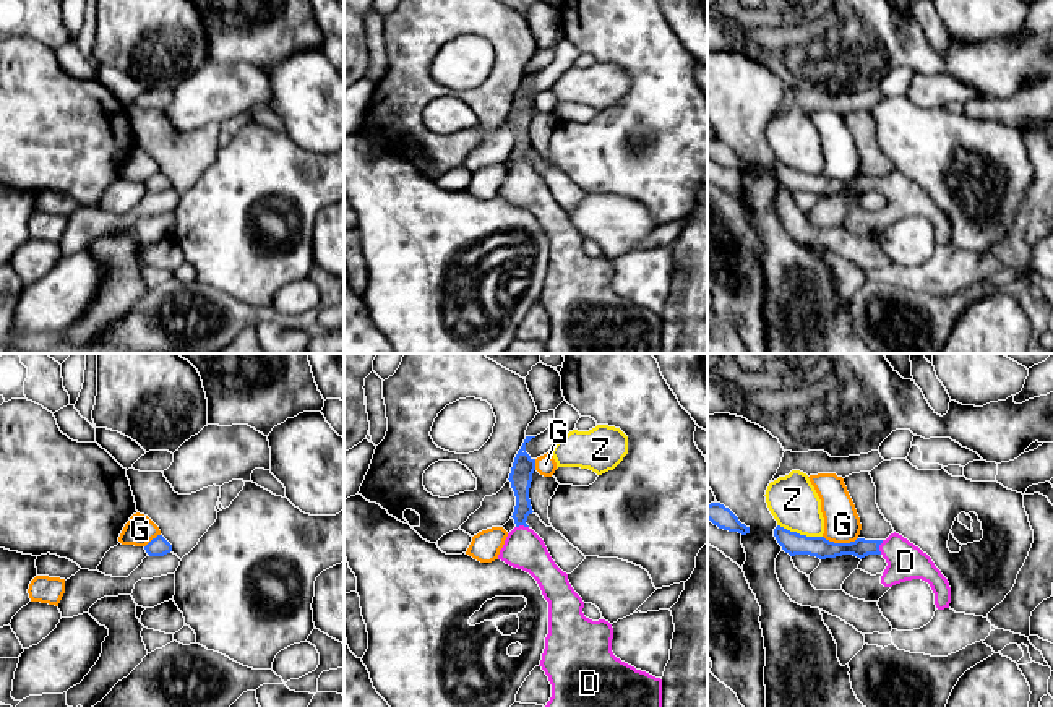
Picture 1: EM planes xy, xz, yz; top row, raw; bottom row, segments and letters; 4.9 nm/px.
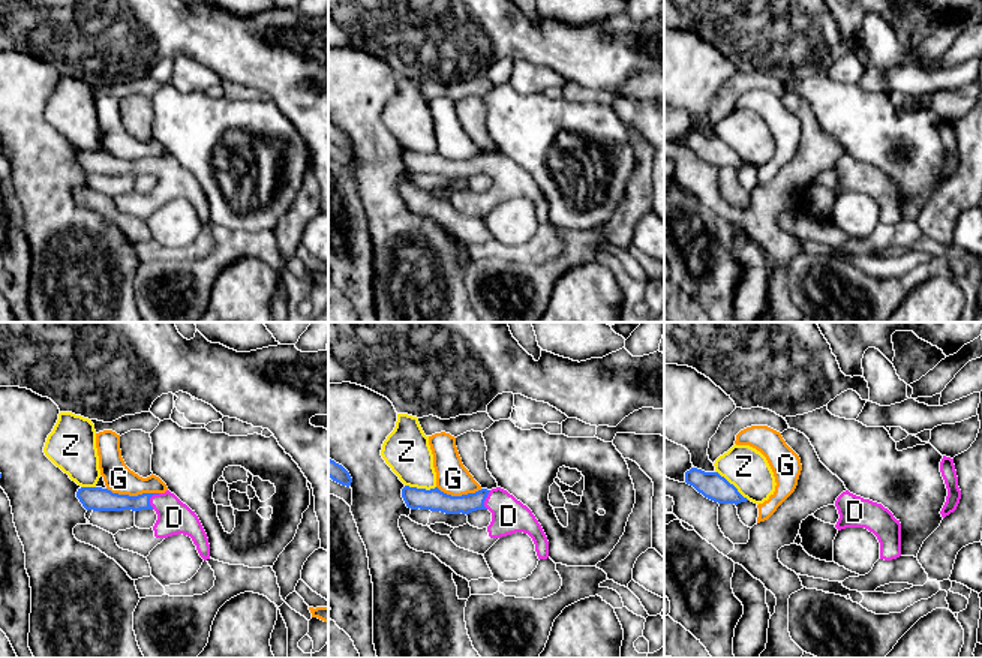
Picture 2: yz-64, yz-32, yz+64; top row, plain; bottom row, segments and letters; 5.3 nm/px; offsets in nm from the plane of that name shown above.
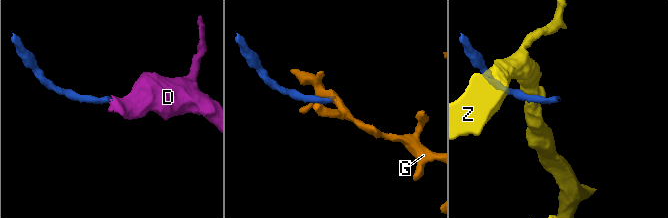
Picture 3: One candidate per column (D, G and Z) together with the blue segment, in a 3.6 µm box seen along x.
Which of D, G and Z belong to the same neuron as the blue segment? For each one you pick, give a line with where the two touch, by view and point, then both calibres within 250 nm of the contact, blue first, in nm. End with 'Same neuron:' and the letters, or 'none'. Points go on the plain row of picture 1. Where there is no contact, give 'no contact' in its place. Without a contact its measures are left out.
D: contact yz (878, 184); calibres 90 and 190 nm
Same neuron: D

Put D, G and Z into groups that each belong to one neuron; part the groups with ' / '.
D / G / Z

